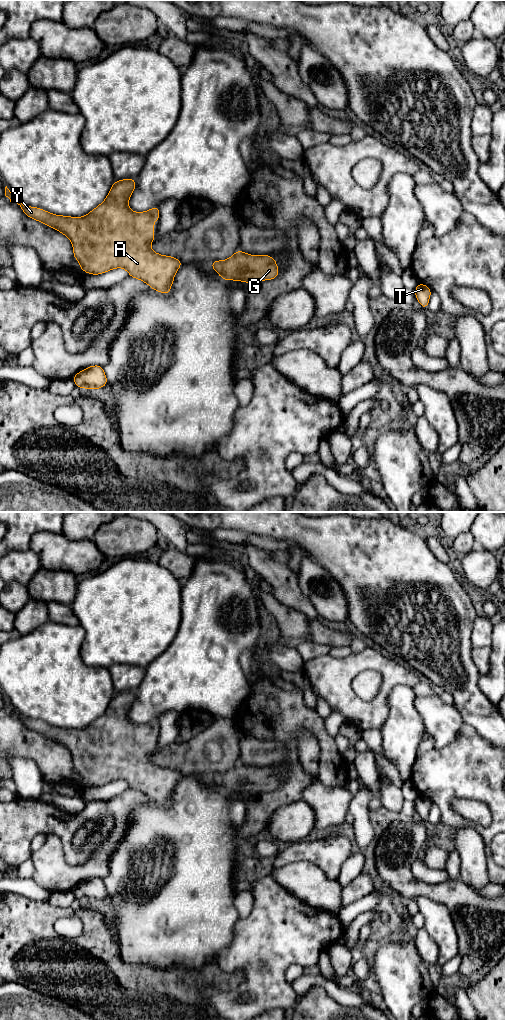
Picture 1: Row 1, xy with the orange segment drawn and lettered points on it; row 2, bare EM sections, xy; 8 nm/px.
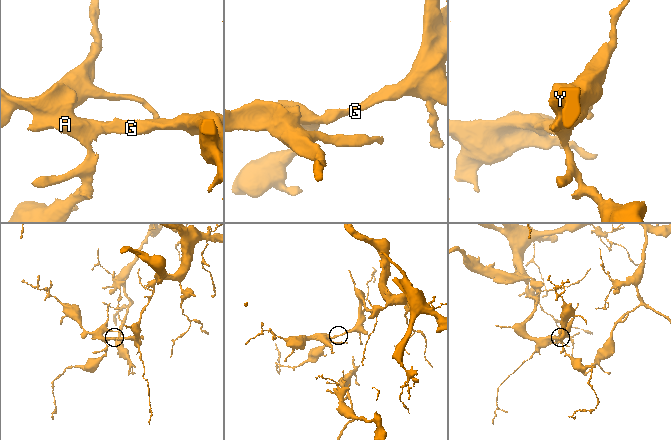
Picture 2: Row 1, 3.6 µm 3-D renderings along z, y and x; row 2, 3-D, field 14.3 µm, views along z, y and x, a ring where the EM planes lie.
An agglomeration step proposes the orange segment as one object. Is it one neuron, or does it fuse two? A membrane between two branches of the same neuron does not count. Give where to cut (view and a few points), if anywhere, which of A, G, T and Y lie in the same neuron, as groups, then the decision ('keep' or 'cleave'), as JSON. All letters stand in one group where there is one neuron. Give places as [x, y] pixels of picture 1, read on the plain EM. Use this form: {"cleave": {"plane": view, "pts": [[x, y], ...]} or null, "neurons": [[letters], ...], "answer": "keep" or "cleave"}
{"cleave": null, "neurons": [["A", "G", "T", "Y"]], "answer": "keep"}

